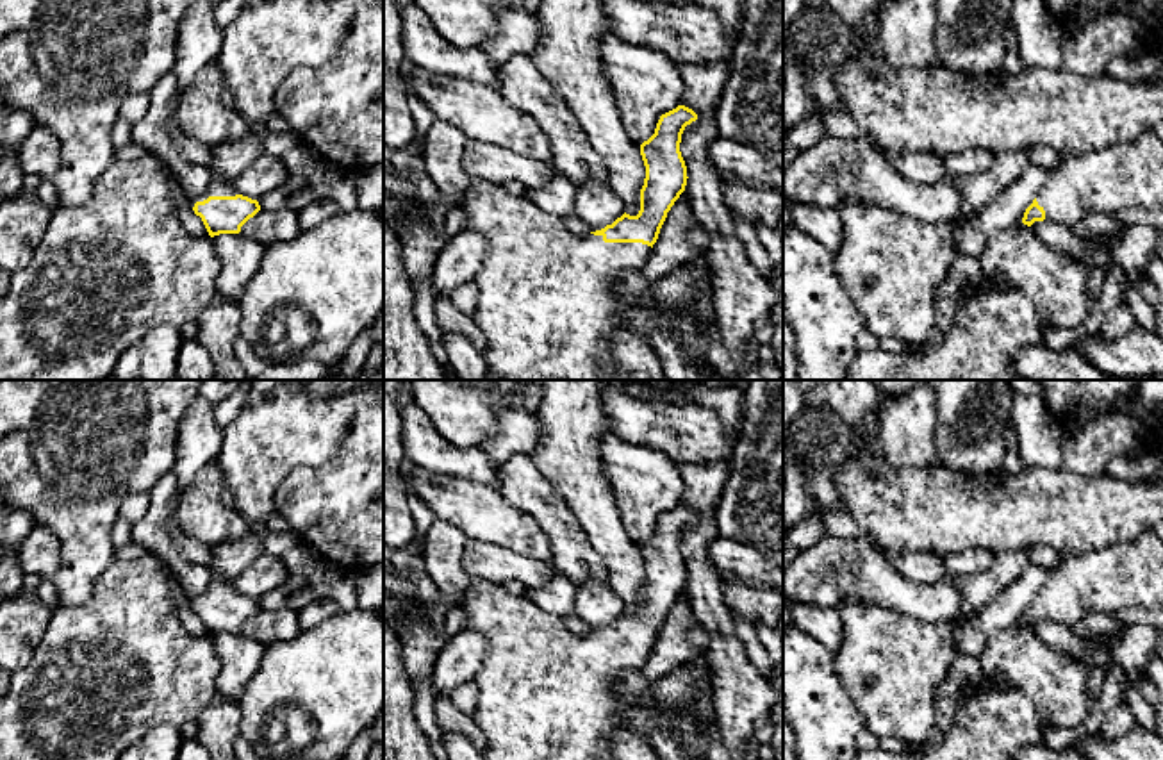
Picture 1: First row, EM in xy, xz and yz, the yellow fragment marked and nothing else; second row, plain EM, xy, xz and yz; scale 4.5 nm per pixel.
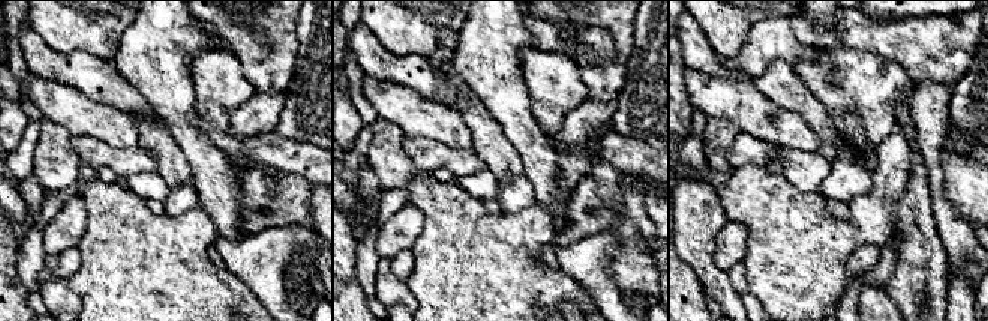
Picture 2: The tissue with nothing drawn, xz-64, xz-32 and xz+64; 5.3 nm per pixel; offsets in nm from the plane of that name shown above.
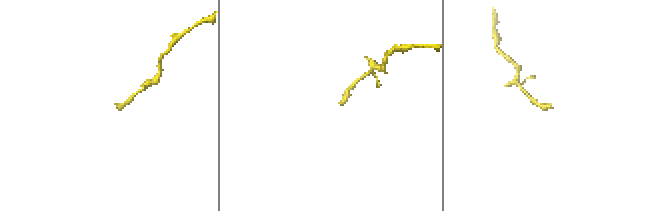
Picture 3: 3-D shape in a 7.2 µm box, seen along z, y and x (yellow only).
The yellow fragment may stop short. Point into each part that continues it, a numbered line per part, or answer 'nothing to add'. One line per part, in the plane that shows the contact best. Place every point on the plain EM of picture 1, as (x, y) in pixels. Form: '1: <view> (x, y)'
1: xz (544, 693)

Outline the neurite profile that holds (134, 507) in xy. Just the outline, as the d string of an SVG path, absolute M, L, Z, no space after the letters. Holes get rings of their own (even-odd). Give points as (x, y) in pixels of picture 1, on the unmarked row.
M136 492L125 498L123 503L120 505L120 517L134 525L148 512L148 505L150 505L148 492Z

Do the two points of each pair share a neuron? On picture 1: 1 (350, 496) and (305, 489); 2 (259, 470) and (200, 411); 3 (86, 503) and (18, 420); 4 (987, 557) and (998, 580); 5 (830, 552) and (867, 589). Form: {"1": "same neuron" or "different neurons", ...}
{"1": "same neuron", "2": "different neurons", "3": "same neuron", "4": "different neurons", "5": "same neuron"}

